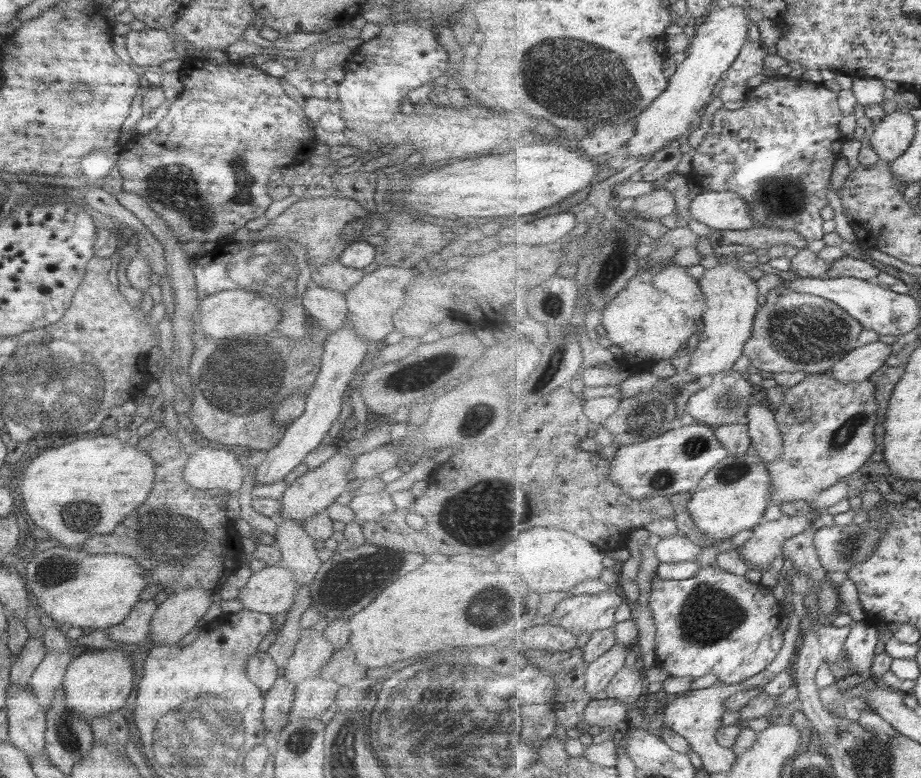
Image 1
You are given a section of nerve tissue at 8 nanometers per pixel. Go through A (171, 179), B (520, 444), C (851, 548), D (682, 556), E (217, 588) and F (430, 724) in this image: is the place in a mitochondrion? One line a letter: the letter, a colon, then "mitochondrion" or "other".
A: mitochondrion
B: other
C: mitochondrion
D: other
E: other
F: mitochondrion

